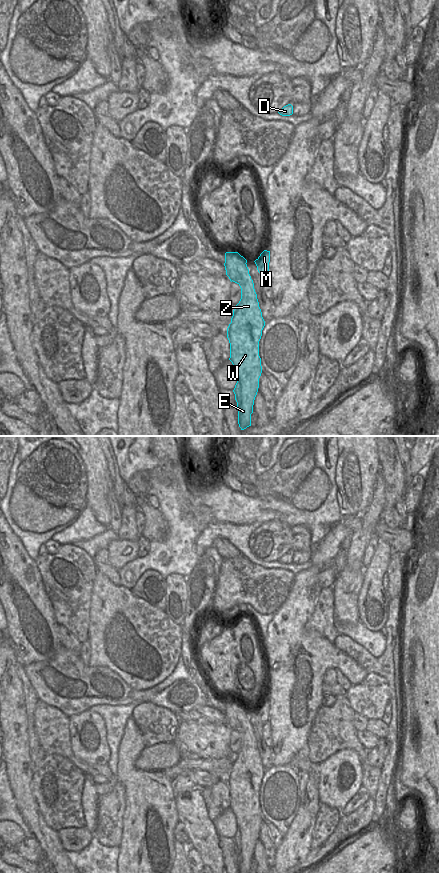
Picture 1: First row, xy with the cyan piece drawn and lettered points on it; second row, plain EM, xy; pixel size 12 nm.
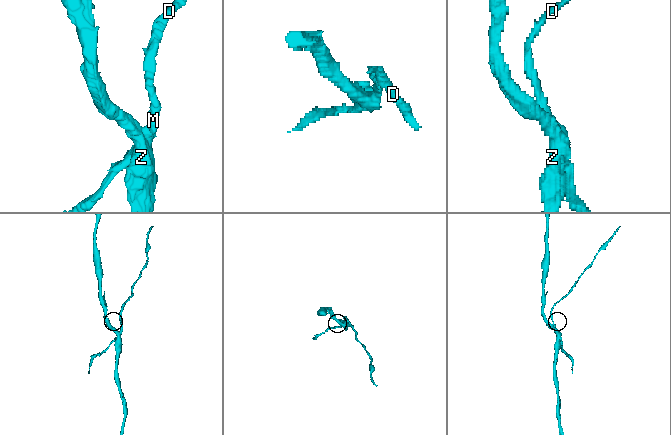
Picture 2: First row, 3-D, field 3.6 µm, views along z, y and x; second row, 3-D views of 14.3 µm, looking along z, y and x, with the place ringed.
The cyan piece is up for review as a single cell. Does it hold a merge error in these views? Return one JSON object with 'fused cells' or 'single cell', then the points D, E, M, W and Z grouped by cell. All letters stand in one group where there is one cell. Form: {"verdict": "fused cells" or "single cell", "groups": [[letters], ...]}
{"verdict": "fused cells", "groups": [["D", "M"], ["E", "W", "Z"]]}

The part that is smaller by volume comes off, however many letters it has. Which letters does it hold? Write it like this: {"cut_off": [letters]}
{"cut_off": ["D", "M"]}

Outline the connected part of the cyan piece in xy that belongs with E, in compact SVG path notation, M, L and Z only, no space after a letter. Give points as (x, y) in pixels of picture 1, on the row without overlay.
M238 700L225 701L226 723L241 736L241 747L233 758L231 771L227 776L229 808L237 821L233 840L239 873L251 873L251 862L262 821L259 789L265 774L257 742L250 732L251 724L246 711L247 708Z

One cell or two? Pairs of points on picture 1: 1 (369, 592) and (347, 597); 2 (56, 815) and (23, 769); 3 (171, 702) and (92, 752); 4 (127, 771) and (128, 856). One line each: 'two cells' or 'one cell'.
1: two cells
2: two cells
3: two cells
4: one cell

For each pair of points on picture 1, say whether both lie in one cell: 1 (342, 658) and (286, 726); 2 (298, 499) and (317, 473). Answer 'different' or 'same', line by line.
1: same
2: same

